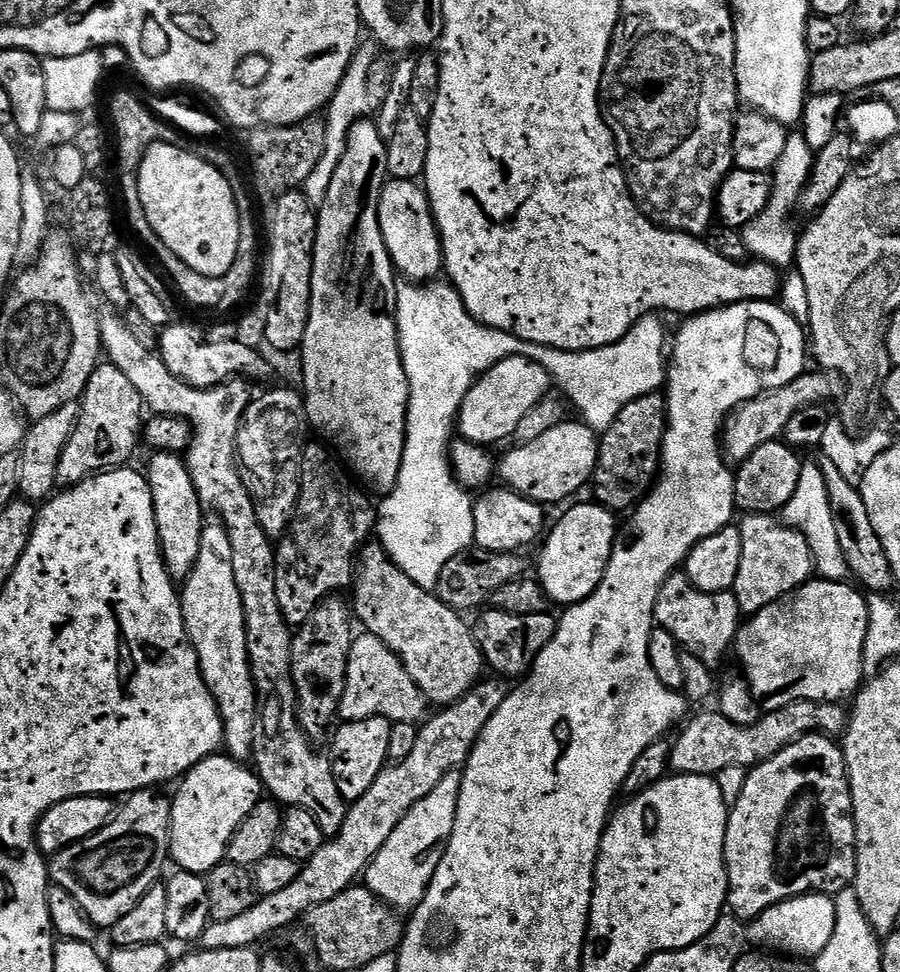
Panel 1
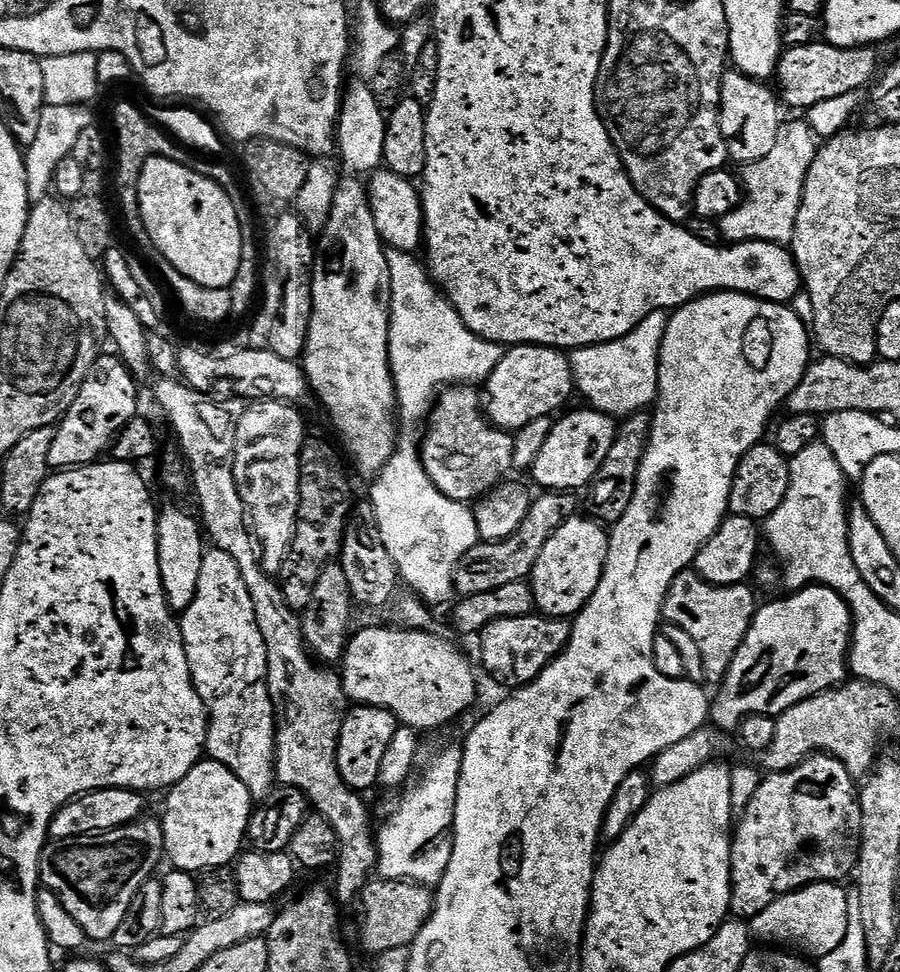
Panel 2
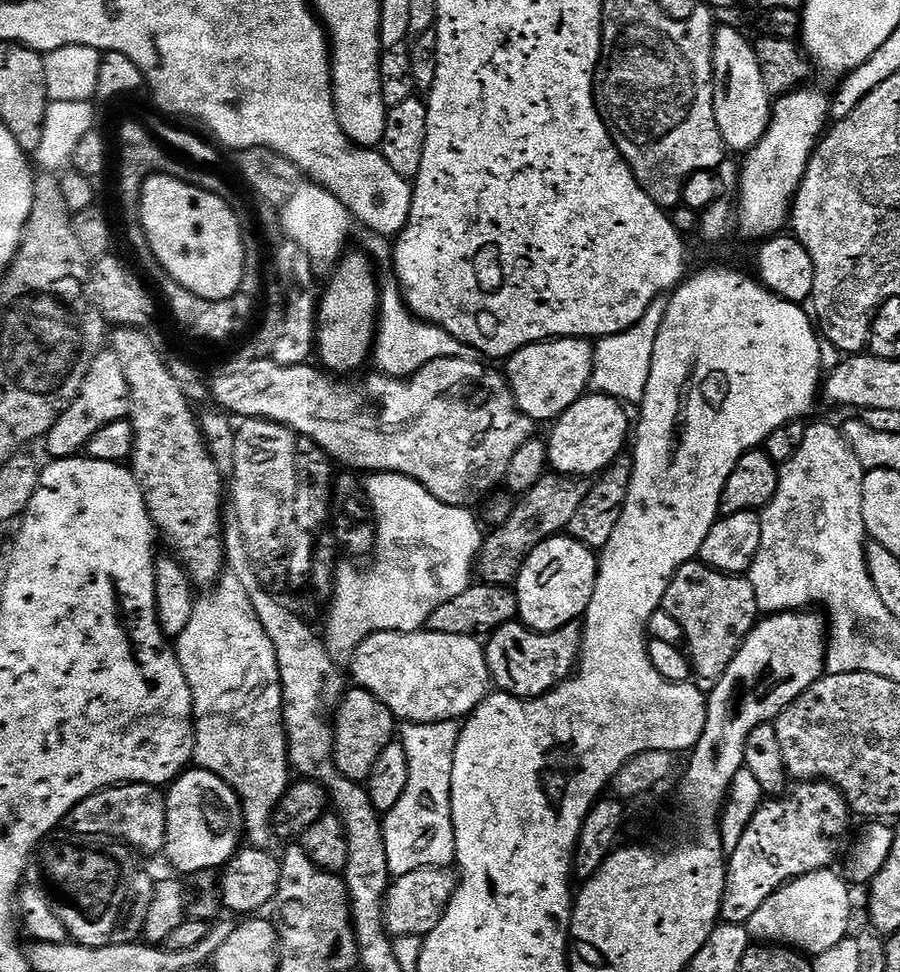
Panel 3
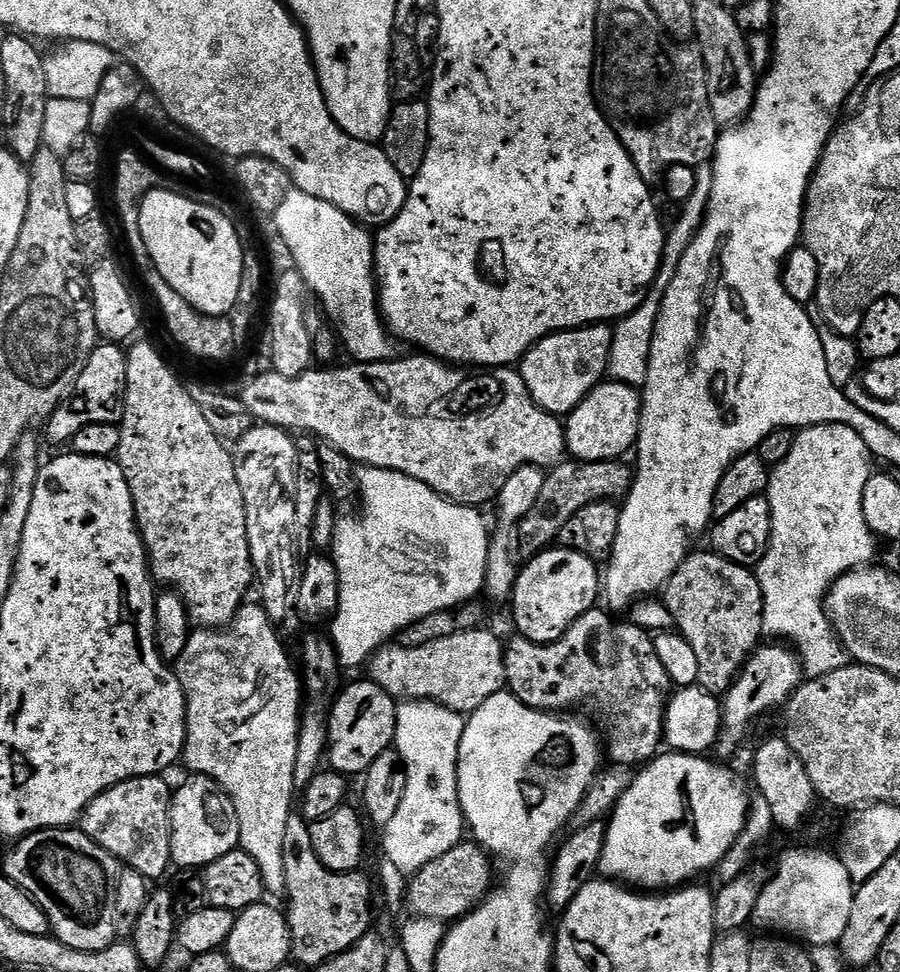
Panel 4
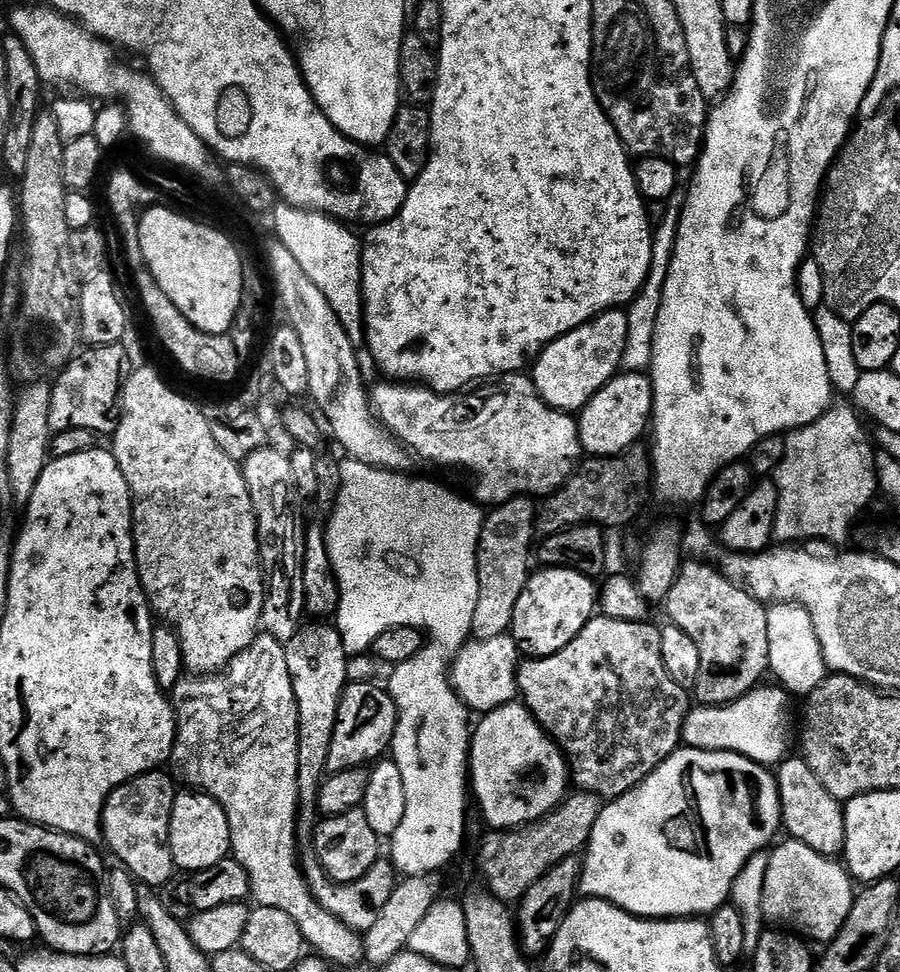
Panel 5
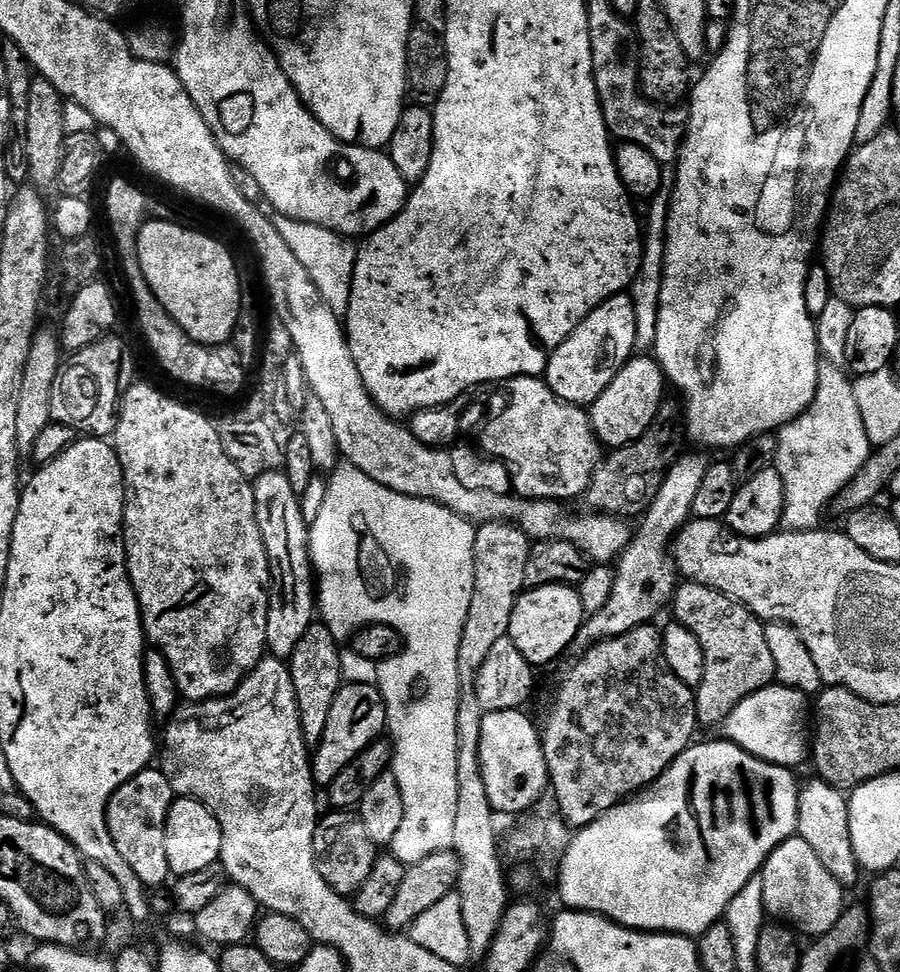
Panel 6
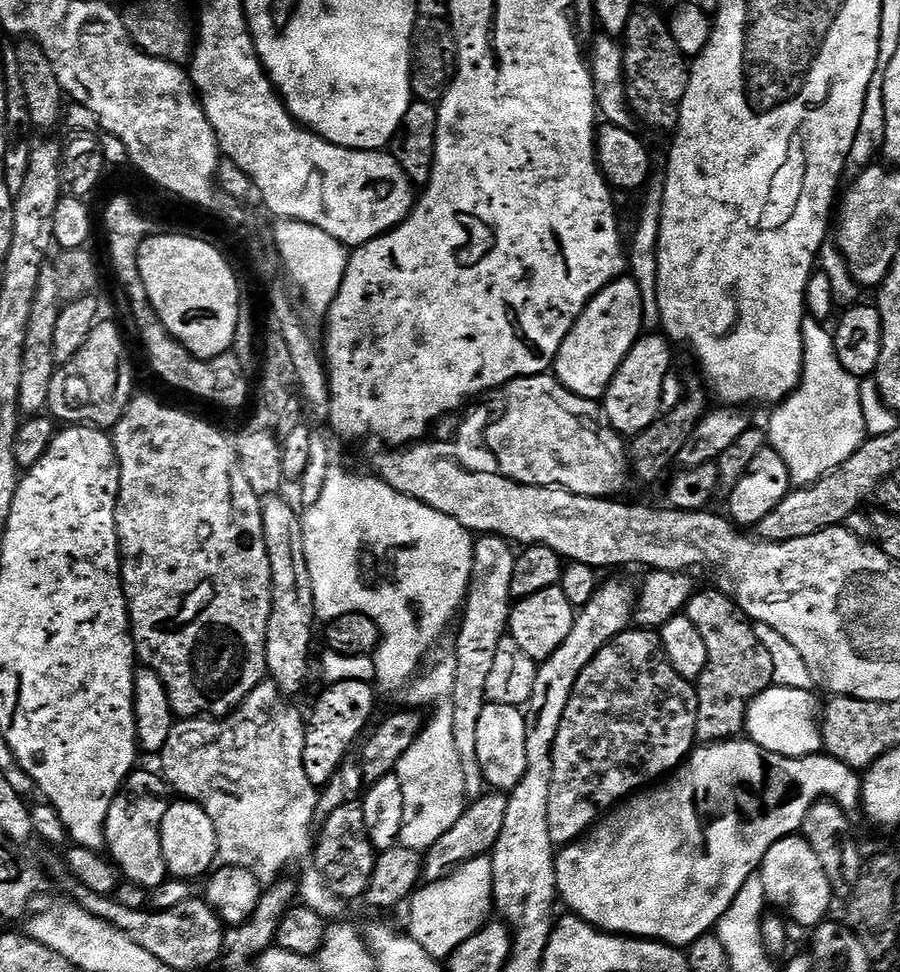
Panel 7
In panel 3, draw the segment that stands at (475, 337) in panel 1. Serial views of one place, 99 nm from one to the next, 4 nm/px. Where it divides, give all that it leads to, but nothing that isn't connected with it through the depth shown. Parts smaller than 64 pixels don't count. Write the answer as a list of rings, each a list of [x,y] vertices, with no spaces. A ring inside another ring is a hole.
[[[368,234],[365,237],[362,248],[374,261],[380,286],[380,306],[374,337],[375,371],[386,376],[407,378],[413,376],[426,362],[432,362],[438,358],[454,360],[463,357],[466,349],[462,342],[458,342],[458,338],[454,338],[436,324],[429,324],[427,320],[421,320],[419,316],[412,315],[412,311],[404,303],[400,283],[396,280],[392,267],[392,244],[385,237],[375,234]],[[659,296],[650,304],[646,314],[633,328],[613,336],[597,339],[594,344],[594,366],[592,367],[593,393],[613,396],[628,406],[639,405],[646,394],[646,382],[650,382],[650,362],[653,361],[654,344],[657,342],[658,330],[668,309],[668,296]],[[377,472],[369,475],[366,480],[368,490],[368,500],[372,503],[372,510],[376,514],[376,551],[371,557],[369,568],[359,568],[359,563],[348,562],[352,564],[337,563],[336,565],[336,586],[332,590],[330,603],[332,609],[328,612],[328,624],[332,628],[364,628],[363,630],[420,630],[425,627],[430,618],[430,614],[434,614],[434,610],[438,610],[438,606],[442,606],[442,602],[450,602],[450,598],[458,598],[458,594],[462,594],[462,590],[471,588],[474,583],[474,565],[477,556],[480,554],[480,545],[482,543],[482,531],[480,532],[481,521],[467,508],[455,508],[449,504],[438,502],[438,498],[434,498],[434,494],[430,494],[416,480],[412,480],[408,476],[400,476],[397,472]]]

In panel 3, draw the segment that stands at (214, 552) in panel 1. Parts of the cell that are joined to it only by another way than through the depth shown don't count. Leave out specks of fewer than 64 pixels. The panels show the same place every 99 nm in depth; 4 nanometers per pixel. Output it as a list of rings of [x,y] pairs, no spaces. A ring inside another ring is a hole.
[[[221,575],[209,592],[209,596],[197,599],[186,630],[174,640],[192,695],[196,729],[192,758],[195,767],[218,774],[234,789],[244,811],[242,828],[247,843],[267,849],[274,840],[272,815],[290,783],[278,658],[274,658],[274,645],[266,638],[258,614],[254,614],[246,586],[236,576]]]

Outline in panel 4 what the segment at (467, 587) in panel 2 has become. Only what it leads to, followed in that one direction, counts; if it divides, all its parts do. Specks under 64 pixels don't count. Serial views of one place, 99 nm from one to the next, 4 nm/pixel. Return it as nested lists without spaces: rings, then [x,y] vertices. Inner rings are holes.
[[[586,460],[583,462],[561,462],[545,475],[542,494],[538,494],[530,514],[520,523],[519,555],[524,558],[536,556],[559,537],[562,526],[574,518],[582,506],[590,506],[599,500],[623,501],[632,489],[634,472],[620,460]]]

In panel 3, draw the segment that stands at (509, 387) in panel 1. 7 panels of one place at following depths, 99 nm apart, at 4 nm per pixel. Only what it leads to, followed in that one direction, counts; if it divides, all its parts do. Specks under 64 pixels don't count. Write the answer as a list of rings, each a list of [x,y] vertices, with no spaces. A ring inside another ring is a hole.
[[[574,336],[542,340],[539,344],[528,344],[507,357],[507,364],[506,375],[516,405],[531,420],[552,422],[589,391],[594,366],[594,344],[591,339]]]

